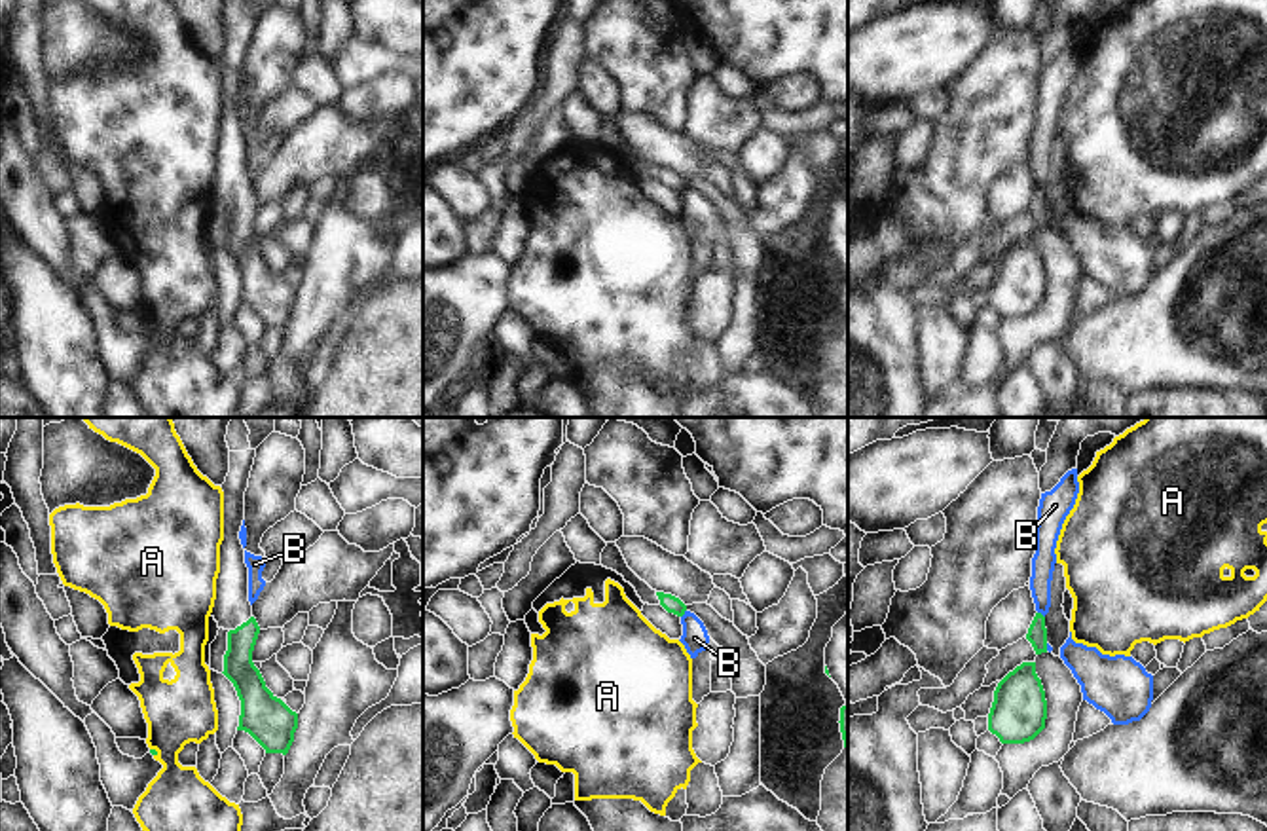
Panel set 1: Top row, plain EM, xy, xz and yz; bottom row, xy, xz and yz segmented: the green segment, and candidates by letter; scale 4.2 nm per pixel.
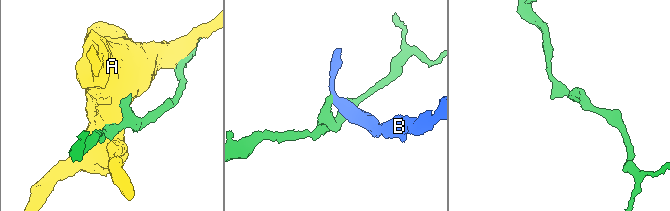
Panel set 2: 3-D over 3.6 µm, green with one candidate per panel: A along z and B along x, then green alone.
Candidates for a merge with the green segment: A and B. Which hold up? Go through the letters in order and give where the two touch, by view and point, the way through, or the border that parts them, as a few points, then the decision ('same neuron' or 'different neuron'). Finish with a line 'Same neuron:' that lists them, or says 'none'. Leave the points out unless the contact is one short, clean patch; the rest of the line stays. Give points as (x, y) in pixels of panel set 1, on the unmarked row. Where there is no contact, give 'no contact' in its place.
A: meets green in xy at (154, 325); different neuron
B: meets green in xz at (683, 188); border along xz (685, 184), (681, 192); different neuron
Same neuron: none

